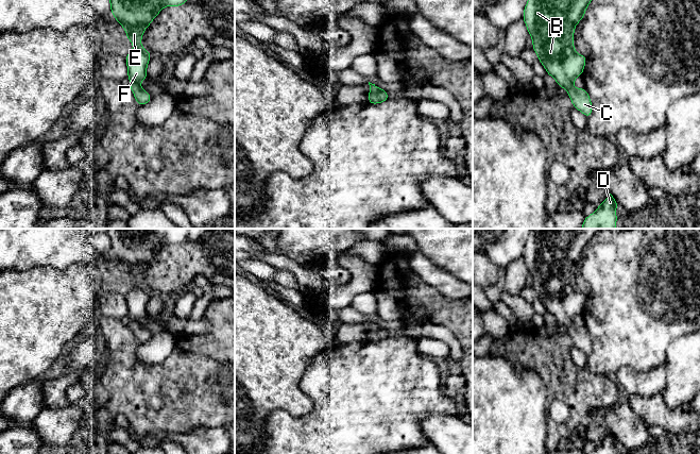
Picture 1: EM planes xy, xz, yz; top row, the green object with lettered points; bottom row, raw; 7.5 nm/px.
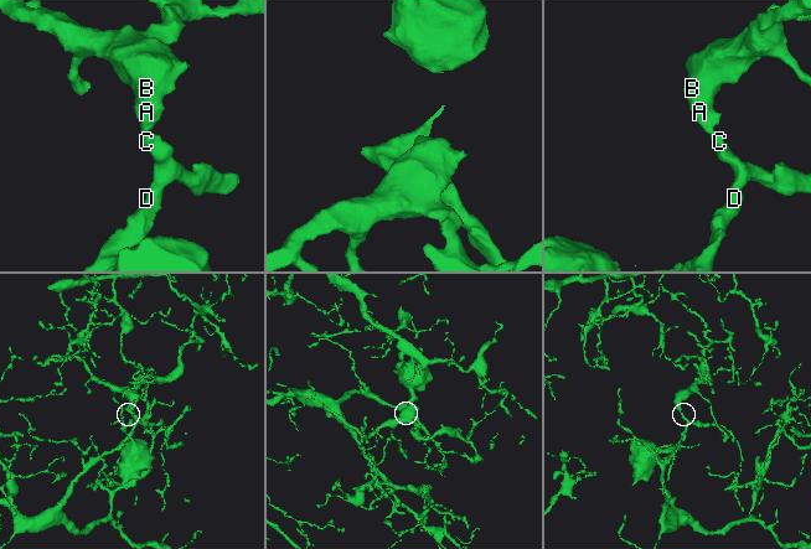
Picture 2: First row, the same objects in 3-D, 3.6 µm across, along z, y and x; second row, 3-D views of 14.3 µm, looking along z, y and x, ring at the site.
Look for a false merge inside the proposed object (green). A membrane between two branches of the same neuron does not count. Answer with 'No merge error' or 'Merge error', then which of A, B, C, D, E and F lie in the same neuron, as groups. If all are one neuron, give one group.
No merge error. Groups: A B C D E F

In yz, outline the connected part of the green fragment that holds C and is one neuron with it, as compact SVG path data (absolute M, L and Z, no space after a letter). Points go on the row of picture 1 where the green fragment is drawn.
M528 0L524 9L523 19L529 35L532 37L532 49L539 62L545 67L559 87L565 88L574 107L585 115L592 116L592 101L586 89L574 87L574 80L581 77L587 56L578 54L574 48L576 24L583 19L587 5L592 0Z

